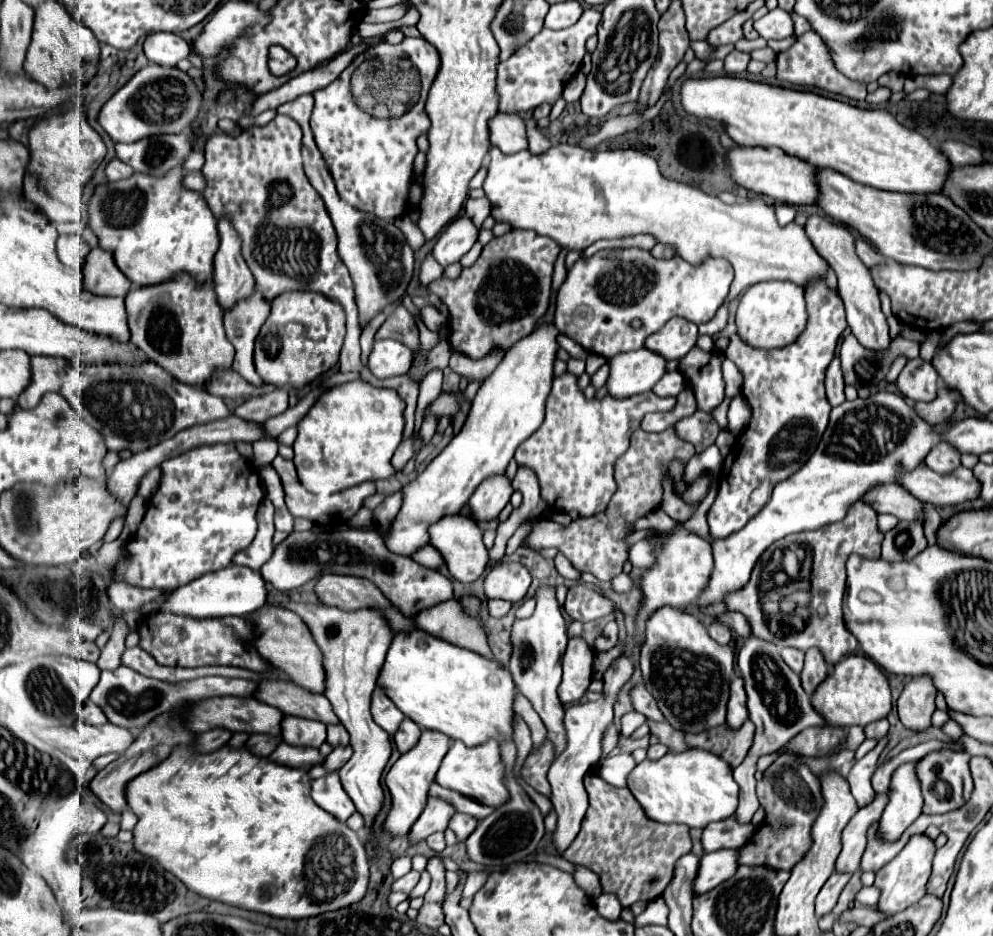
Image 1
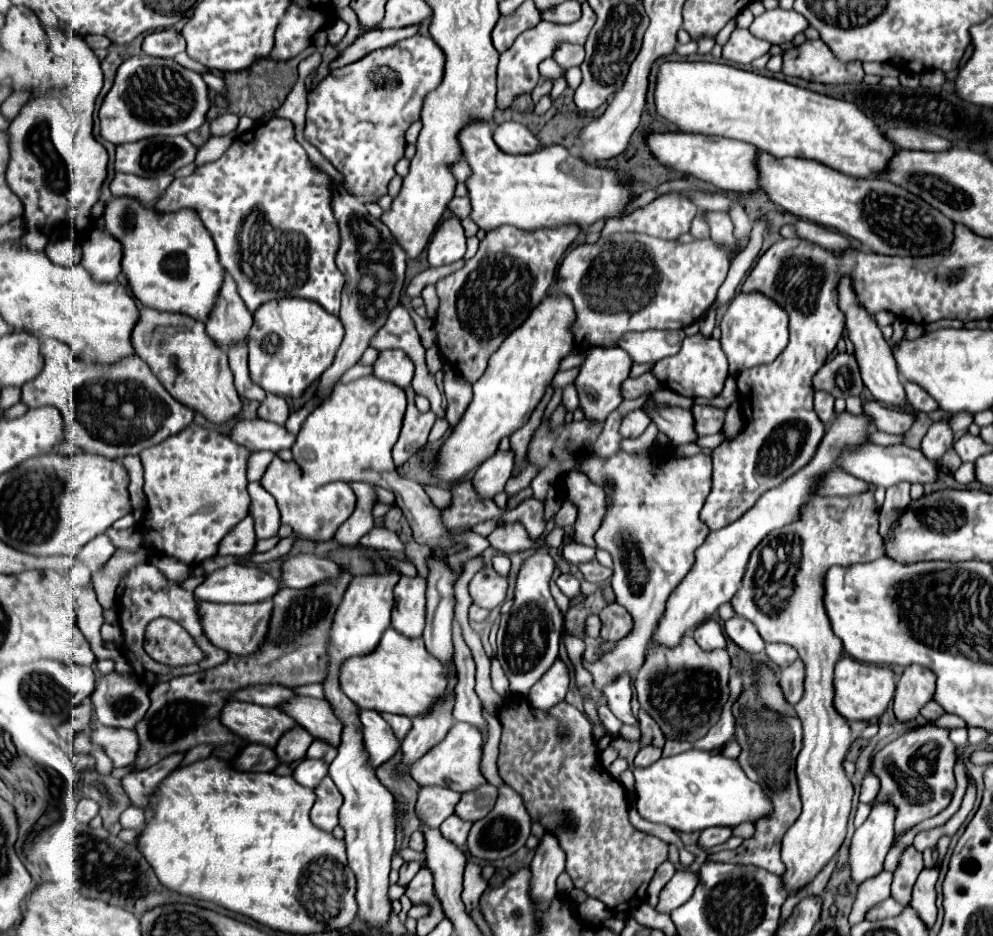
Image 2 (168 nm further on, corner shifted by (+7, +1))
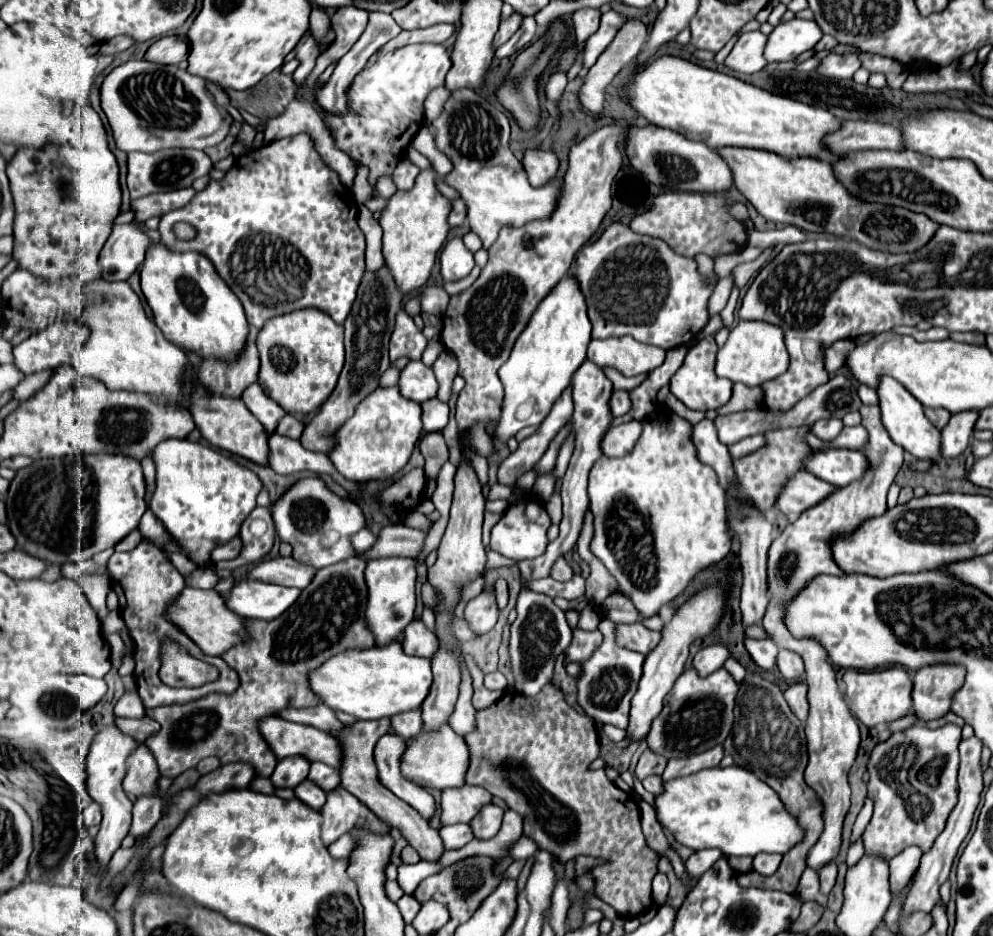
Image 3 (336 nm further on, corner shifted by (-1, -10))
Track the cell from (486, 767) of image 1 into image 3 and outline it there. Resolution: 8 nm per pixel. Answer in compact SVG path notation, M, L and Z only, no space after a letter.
M442 725L436 731L420 731L416 737L406 741L406 749L400 757L400 771L406 779L418 783L426 789L448 789L464 785L464 775L468 771L468 745L462 735L454 733L450 725Z

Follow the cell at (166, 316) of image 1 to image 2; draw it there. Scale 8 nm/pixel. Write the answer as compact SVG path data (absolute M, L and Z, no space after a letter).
M144 306L140 308L140 318L132 330L132 346L176 400L204 414L210 422L224 424L240 412L242 402L232 384L228 356L206 334L204 322L194 320L192 316Z

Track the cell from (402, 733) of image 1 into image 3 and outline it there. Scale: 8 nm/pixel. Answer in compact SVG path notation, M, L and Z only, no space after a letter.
M414 709L414 711L406 711L400 715L392 717L392 731L396 735L400 735L402 739L410 739L414 737L420 729L422 729L422 711Z

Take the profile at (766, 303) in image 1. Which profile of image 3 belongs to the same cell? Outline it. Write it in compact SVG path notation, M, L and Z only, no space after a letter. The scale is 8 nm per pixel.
M740 321L732 331L724 347L716 355L716 375L726 377L732 383L744 383L748 387L760 387L762 383L776 379L788 369L788 351L784 347L784 333L780 327L762 321Z

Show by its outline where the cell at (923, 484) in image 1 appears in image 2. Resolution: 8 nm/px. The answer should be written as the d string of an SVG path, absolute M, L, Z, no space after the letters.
M866 444L864 448L848 448L844 452L842 460L838 460L838 466L844 472L852 472L854 476L860 476L862 480L868 480L874 486L890 488L900 482L910 482L910 484L934 484L940 478L940 468L938 464L930 462L920 450L910 448L910 446L876 446L876 444Z

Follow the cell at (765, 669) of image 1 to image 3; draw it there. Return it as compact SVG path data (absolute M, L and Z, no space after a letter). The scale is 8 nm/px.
M704 849L704 851L694 851L684 867L686 867L686 873L690 877L700 877L704 871L708 871L712 867L712 863L716 863L716 859L720 859L720 851L712 851L712 849Z

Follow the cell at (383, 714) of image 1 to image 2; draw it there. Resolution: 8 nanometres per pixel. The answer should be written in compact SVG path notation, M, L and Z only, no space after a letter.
M362 710L360 722L364 726L364 744L368 748L372 766L378 768L382 762L386 762L400 746L396 740L392 728L388 728L386 720L376 710Z

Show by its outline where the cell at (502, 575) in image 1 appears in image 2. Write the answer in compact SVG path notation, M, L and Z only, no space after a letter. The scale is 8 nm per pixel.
M488 566L472 578L468 590L470 590L474 604L492 610L506 600L508 576L500 576L492 566Z

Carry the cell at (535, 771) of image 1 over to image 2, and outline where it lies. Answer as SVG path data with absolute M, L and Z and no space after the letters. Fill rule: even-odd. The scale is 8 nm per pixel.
M508 696L498 716L502 722L498 772L502 780L524 798L532 820L542 822L546 830L556 834L562 850L566 852L566 872L570 874L574 886L604 902L614 914L634 912L646 902L650 880L654 878L656 868L668 860L670 844L656 836L644 834L630 824L624 796L626 790L600 764L600 756L590 734L590 720L566 702L560 702L560 706L554 706L548 712L540 712L532 708L528 700L520 700L520 696ZM562 728L568 730L568 738L558 740L558 732Z

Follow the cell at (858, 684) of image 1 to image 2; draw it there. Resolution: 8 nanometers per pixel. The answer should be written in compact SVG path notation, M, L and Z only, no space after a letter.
M842 656L836 662L836 670L834 670L834 708L840 712L840 716L844 716L848 722L852 720L878 720L886 708L888 702L894 696L894 674L888 666L874 666L874 664L864 664L858 662L850 656Z

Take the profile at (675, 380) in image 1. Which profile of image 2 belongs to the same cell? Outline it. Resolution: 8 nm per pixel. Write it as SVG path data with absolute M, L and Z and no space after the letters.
M646 372L638 378L628 378L624 382L624 398L640 398L644 394L654 394L658 390L662 390L662 384L652 372Z

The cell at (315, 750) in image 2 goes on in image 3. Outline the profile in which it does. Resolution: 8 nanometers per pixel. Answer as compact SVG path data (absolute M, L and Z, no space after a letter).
M312 763L308 779L312 783L316 783L318 787L322 787L324 791L332 791L340 785L340 773L334 771L332 767L324 765L324 763Z

